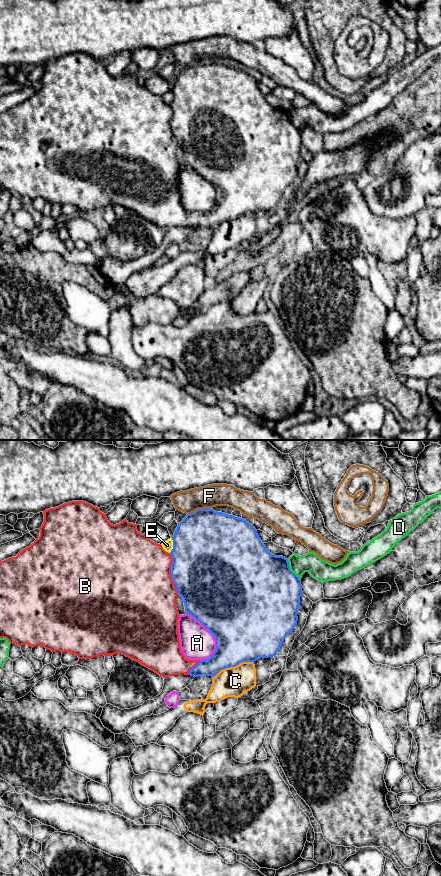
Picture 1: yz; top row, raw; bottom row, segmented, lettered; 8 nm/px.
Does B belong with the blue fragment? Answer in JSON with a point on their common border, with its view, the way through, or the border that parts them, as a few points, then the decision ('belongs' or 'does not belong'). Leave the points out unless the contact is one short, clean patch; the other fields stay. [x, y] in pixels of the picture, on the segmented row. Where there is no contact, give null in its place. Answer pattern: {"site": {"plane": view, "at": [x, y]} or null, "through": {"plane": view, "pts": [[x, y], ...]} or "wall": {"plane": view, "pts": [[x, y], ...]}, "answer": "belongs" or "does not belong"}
{"site": {"plane": "yz", "at": [171, 573]}, "answer": "belongs"}

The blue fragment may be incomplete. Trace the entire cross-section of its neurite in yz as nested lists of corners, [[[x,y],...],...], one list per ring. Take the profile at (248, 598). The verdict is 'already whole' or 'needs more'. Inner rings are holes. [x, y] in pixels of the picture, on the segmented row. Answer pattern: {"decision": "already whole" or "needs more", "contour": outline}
{"decision": "needs more", "contour": [[[71,501],[43,512],[44,522],[39,528],[40,536],[29,547],[20,551],[16,557],[0,562],[0,638],[6,638],[10,643],[18,646],[30,645],[32,648],[41,645],[52,652],[69,652],[79,659],[91,659],[100,655],[125,655],[141,665],[149,668],[163,678],[174,675],[216,676],[221,670],[235,667],[242,662],[255,662],[259,658],[274,656],[280,649],[284,639],[293,631],[298,621],[300,597],[303,595],[301,580],[289,567],[288,559],[283,556],[271,554],[257,534],[257,530],[242,518],[216,512],[211,508],[198,509],[187,514],[178,523],[171,537],[173,549],[166,552],[162,545],[151,541],[145,534],[137,530],[137,525],[124,519],[119,524],[111,524],[106,514],[84,501]],[[180,595],[184,601],[186,614],[191,615],[208,629],[215,637],[216,650],[209,659],[188,660],[181,651],[178,634],[179,613],[176,597]]]}

